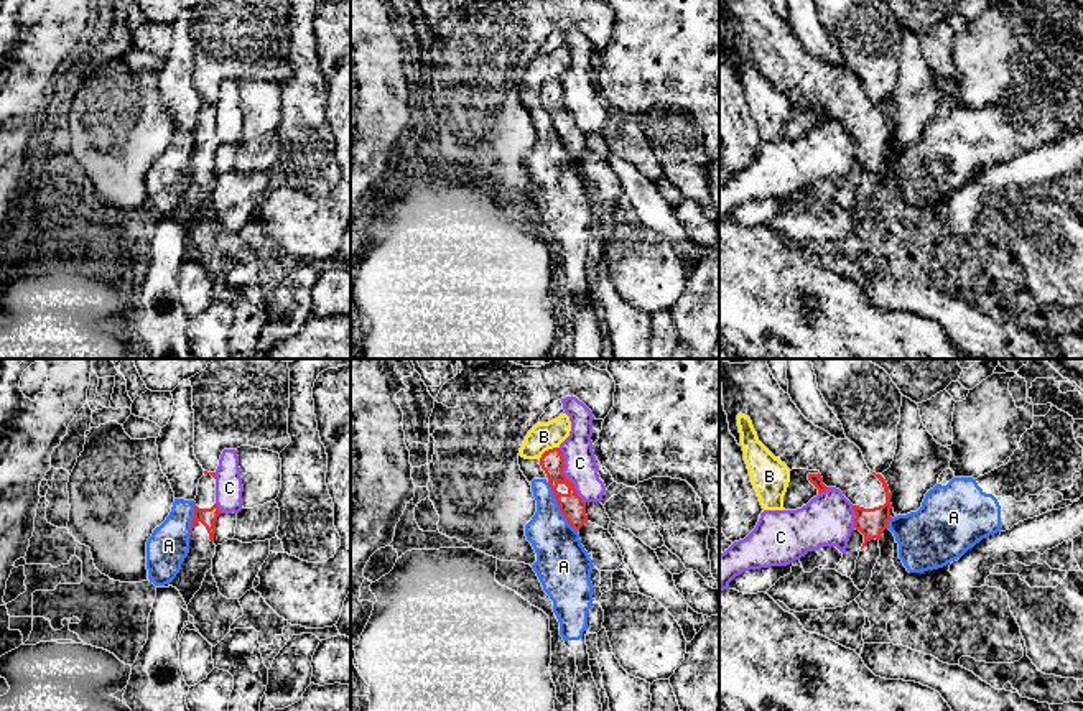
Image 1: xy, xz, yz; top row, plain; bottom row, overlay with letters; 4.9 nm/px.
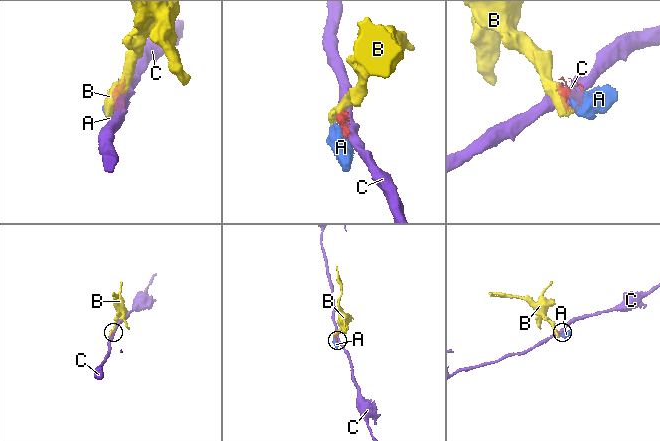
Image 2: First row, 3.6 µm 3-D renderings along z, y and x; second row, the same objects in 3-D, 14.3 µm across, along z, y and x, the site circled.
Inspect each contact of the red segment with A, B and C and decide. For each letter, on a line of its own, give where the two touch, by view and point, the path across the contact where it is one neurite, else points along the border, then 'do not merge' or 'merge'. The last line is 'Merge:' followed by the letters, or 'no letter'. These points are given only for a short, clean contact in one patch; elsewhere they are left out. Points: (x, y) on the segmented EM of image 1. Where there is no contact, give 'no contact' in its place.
A: xz (560, 507) | along xz (547, 483), (560, 512), (578, 530) | do not merge
B: xz (548, 450) | along xz (558, 446), (548, 448), (539, 458) | do not merge
C: xz (565, 476) | do not merge
Merge: no letter

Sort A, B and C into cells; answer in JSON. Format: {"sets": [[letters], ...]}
{"sets": [["A", "B"], ["C"]]}

